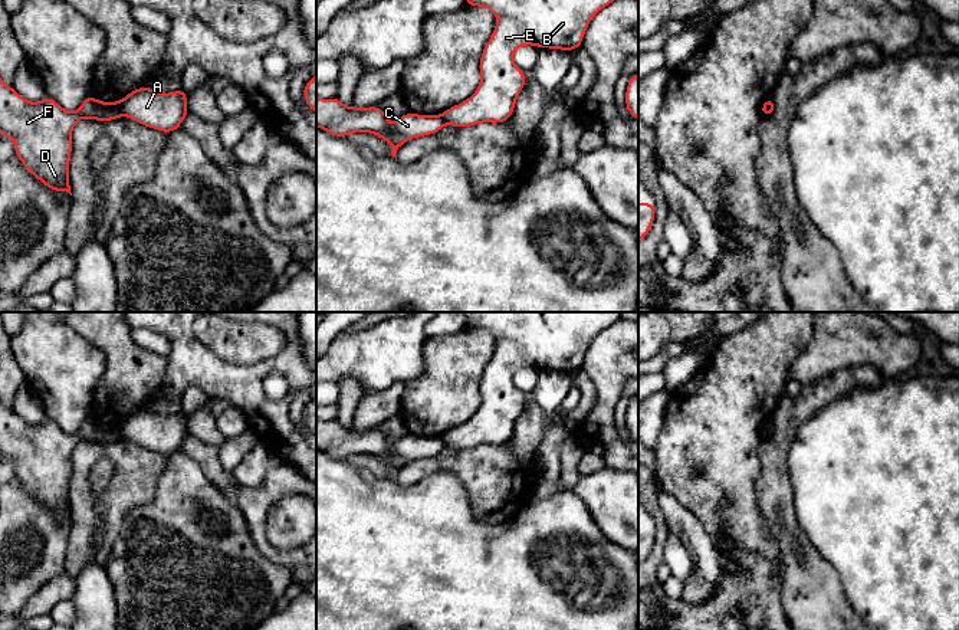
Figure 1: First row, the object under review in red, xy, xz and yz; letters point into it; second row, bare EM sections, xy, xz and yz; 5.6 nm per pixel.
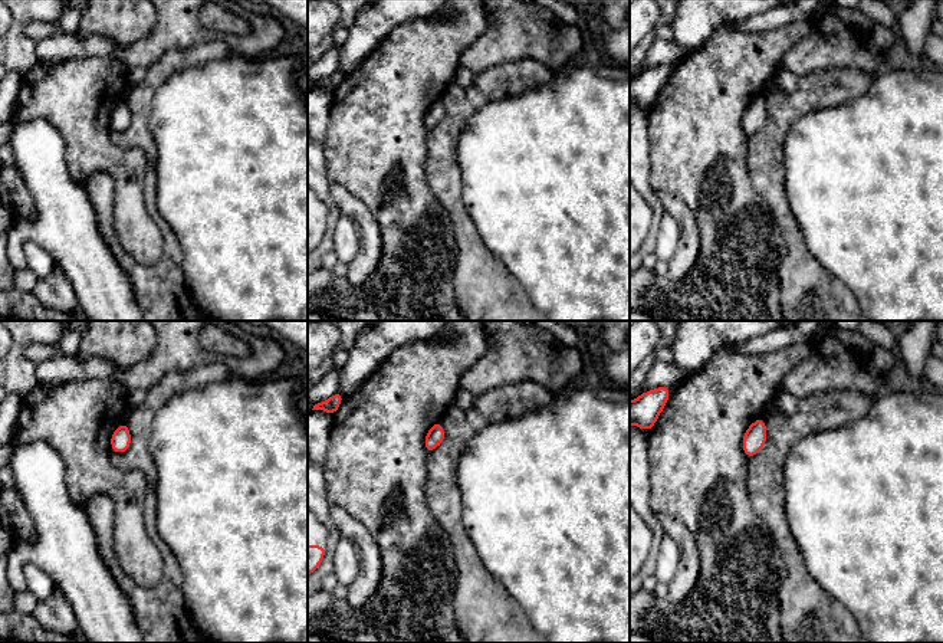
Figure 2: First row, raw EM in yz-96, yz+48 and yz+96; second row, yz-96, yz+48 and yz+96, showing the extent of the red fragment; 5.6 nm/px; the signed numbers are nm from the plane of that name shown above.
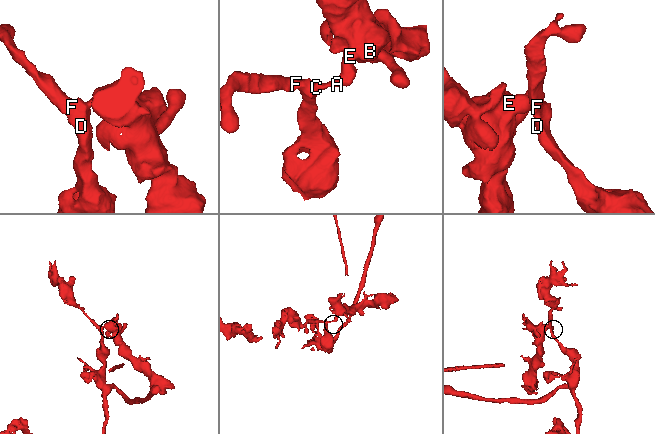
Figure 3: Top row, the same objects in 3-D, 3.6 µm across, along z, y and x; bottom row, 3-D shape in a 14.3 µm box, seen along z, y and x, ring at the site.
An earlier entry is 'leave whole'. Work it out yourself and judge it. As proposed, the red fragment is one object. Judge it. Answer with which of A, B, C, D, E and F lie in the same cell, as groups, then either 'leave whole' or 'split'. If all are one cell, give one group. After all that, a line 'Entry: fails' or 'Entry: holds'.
A B E / C D F; split
Entry: fails

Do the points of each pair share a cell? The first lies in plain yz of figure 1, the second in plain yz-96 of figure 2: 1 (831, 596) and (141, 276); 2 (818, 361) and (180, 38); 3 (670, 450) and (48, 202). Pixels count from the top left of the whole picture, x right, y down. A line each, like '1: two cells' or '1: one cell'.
1: one cell
2: one cell
3: two cells

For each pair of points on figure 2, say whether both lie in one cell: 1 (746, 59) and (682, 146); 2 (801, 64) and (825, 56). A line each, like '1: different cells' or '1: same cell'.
1: same cell
2: same cell

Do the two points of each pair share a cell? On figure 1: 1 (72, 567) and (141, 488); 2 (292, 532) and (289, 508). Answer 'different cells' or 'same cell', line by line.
1: same cell
2: same cell

